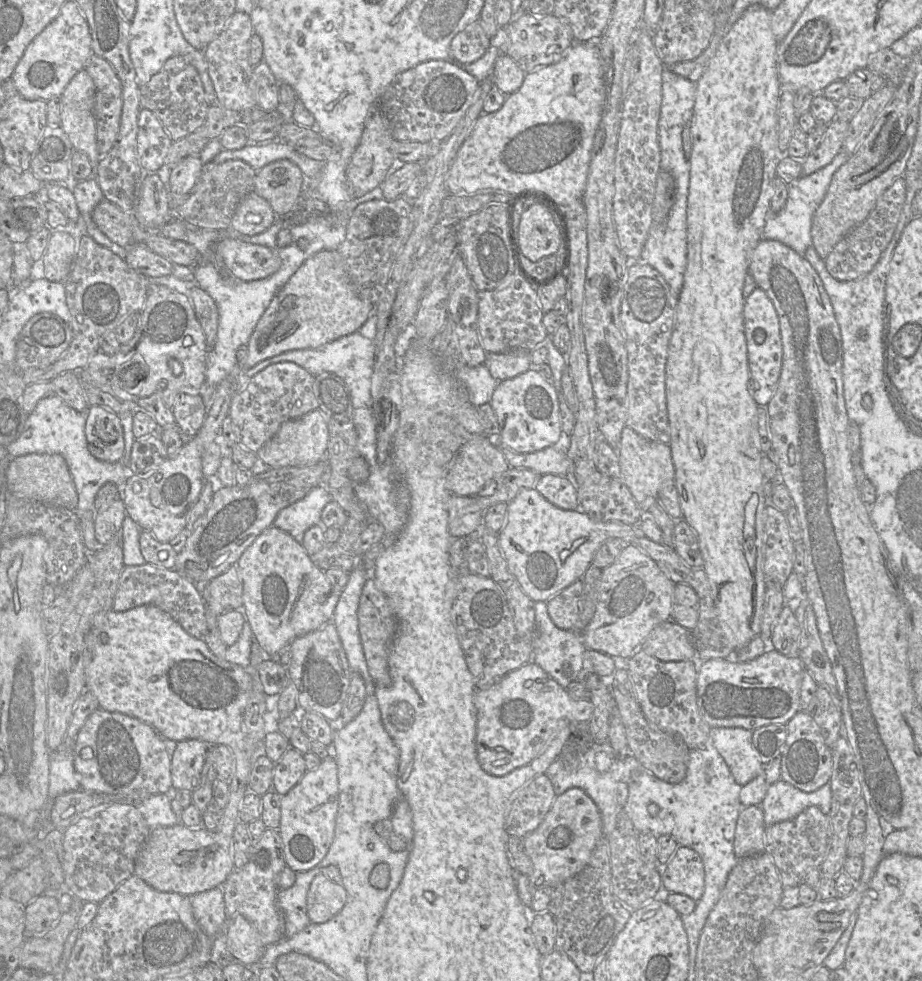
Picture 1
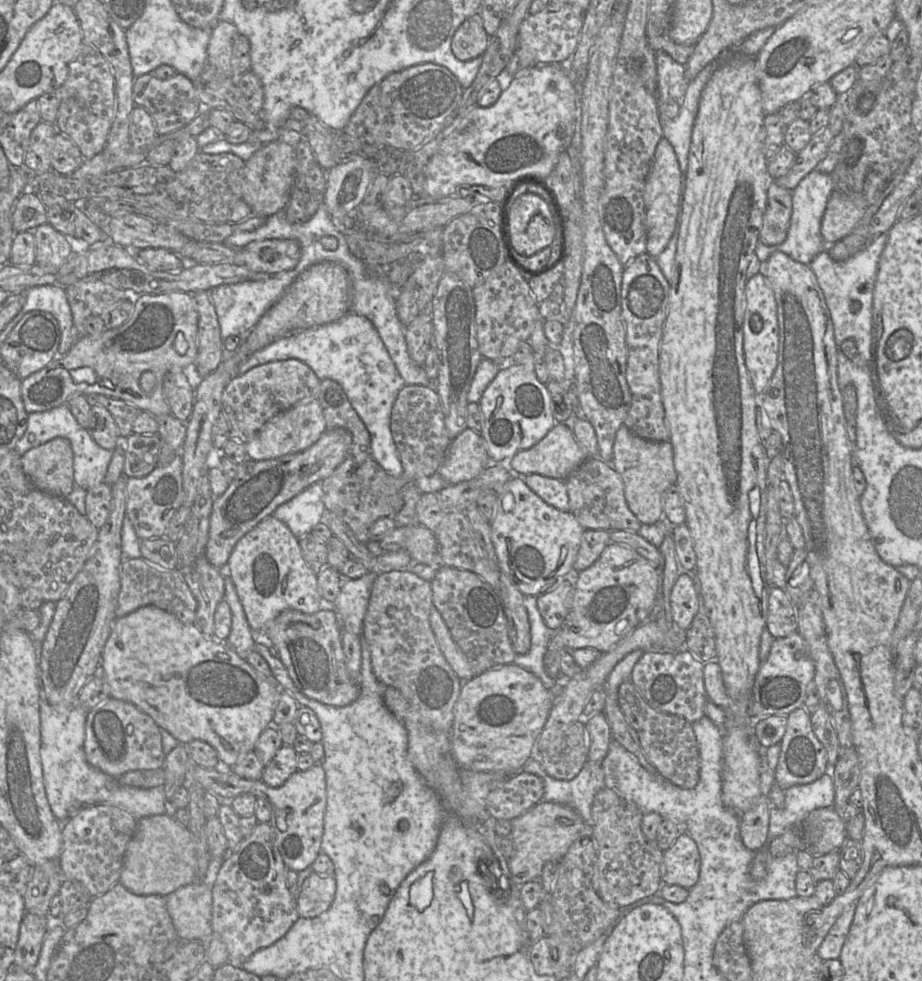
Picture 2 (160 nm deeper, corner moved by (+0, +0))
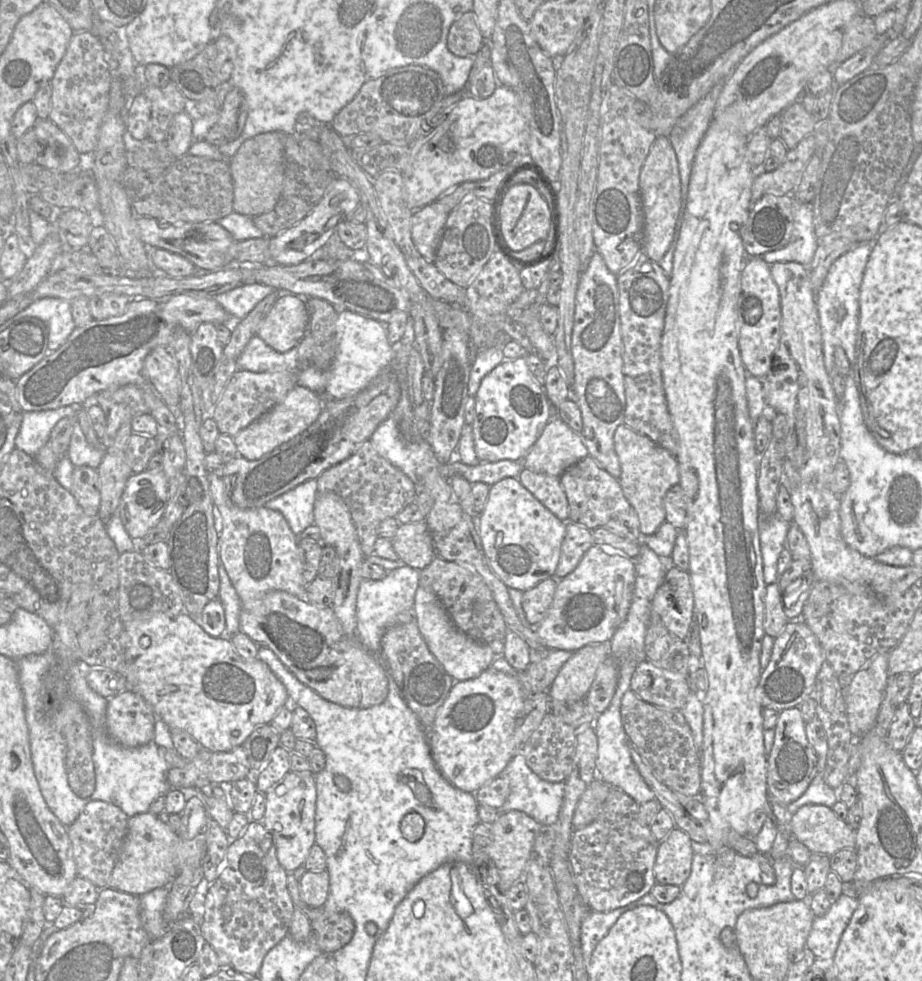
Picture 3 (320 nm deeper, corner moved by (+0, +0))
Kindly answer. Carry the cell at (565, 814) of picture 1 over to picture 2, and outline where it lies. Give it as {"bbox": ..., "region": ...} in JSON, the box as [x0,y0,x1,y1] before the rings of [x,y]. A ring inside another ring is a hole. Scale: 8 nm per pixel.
{"bbox":[508,801,584,885],"region":[[[541,801],[521,816],[510,821],[514,855],[508,861],[511,879],[517,885],[539,880],[546,862],[559,862],[584,826],[581,816],[571,807]]]}

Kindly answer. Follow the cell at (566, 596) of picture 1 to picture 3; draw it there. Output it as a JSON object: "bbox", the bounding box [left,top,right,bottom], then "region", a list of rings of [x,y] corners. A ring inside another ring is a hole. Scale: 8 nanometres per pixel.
{"bbox":[522,576,558,625],"region":[[[551,576],[523,592],[522,609],[530,625],[537,625],[546,616],[553,601],[557,582],[558,579]]]}

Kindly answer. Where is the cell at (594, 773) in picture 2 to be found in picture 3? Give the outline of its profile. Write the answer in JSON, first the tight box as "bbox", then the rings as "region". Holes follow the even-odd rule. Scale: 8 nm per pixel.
{"bbox":[498,754,564,827],"region":[[[515,754],[498,777],[505,779],[510,787],[510,794],[503,806],[498,809],[499,813],[518,810],[546,827],[557,822],[564,799],[564,781],[549,782],[541,779],[528,767],[523,754]]]}

